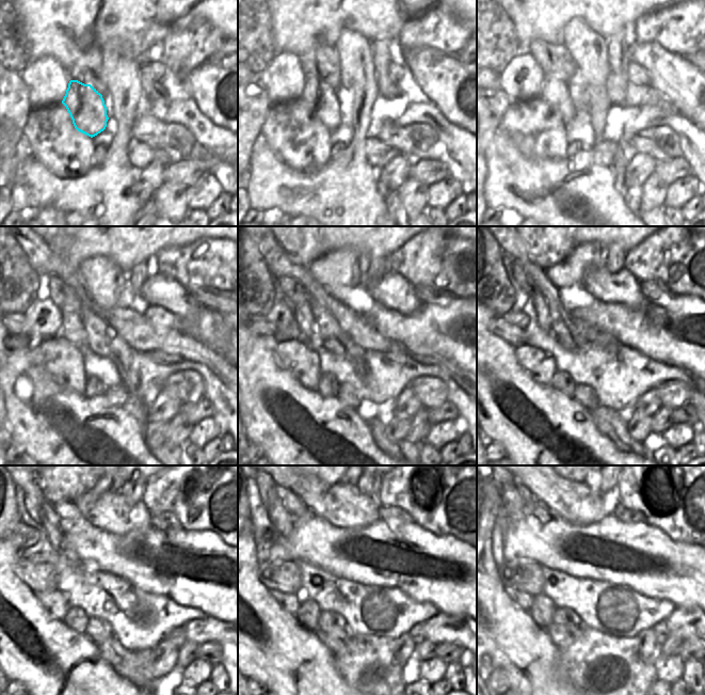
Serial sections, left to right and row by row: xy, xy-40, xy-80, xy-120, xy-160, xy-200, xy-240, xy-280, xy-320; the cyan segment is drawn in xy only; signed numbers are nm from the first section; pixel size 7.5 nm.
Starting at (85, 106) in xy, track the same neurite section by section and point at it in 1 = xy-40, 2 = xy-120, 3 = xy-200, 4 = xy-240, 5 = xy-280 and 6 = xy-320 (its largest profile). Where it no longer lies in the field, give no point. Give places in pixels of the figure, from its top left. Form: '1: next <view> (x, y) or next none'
1: next xy-40 (322, 99)
2: next xy-120 (73, 329)
3: next xy-200 (538, 301)
4: next xy-240 (54, 535)
5: next xy-280 (282, 519)
6: next xy-320 (513, 507)

